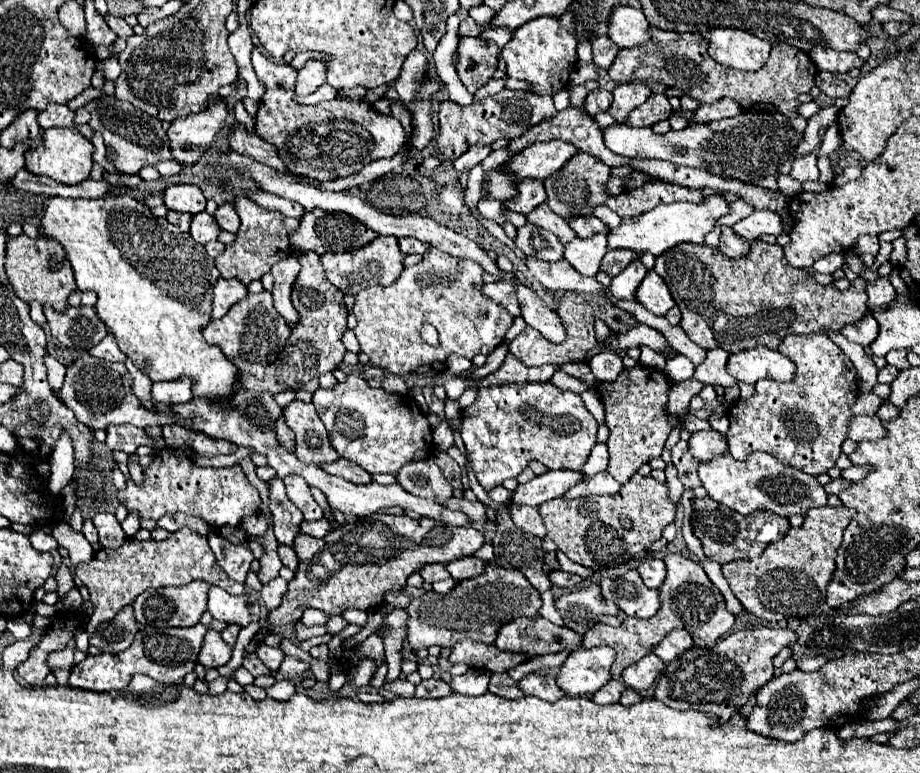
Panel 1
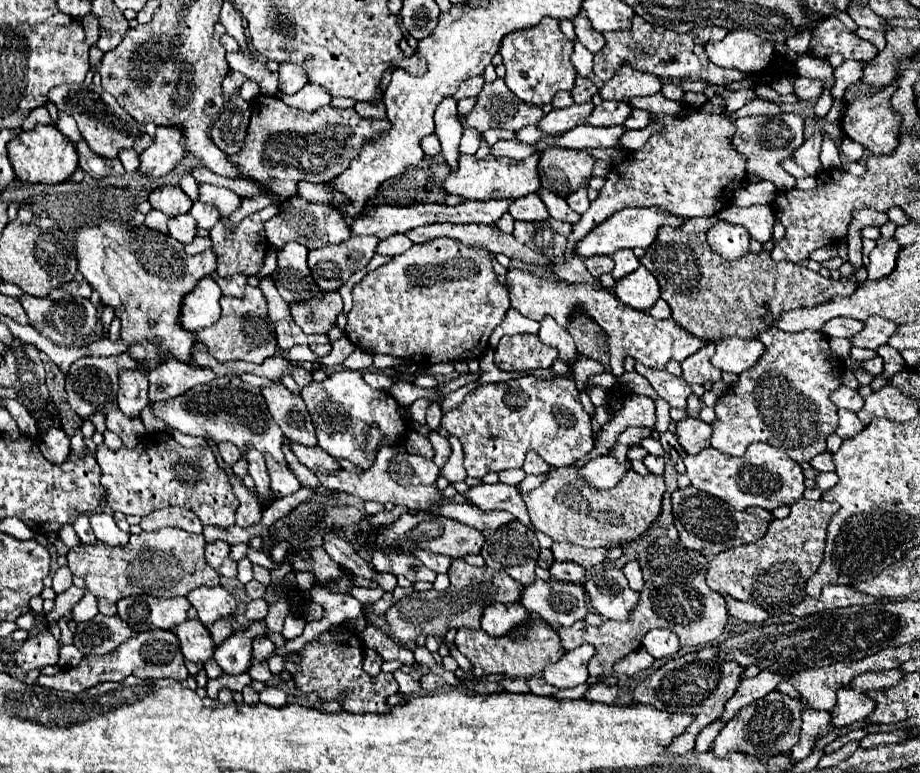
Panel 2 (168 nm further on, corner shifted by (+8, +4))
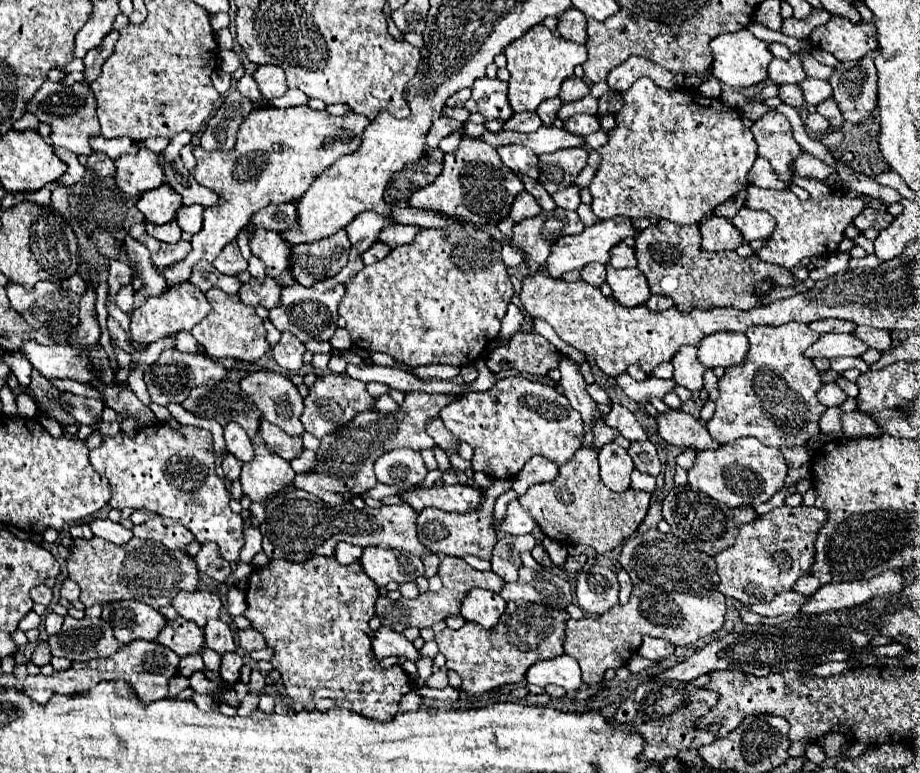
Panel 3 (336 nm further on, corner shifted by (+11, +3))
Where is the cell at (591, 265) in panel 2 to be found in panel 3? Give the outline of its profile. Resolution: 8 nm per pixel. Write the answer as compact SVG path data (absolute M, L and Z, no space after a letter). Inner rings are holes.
M589 263L589 265L585 265L581 269L581 279L587 281L587 283L591 283L591 285L595 285L595 287L603 285L605 283L605 265L601 265L601 263Z

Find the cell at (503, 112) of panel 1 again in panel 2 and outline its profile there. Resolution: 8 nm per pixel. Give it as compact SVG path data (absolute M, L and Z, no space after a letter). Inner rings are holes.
M502 78L492 84L484 84L478 94L478 102L474 110L466 116L458 116L464 130L476 130L478 134L488 128L502 128L516 132L528 124L536 124L542 120L544 112L536 104L526 104L514 96Z

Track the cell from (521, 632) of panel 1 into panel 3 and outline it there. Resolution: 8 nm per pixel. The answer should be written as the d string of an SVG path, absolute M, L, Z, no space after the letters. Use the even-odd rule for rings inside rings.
M471 589L461 605L461 615L467 621L479 623L485 629L495 627L495 621L499 621L499 615L505 609L505 601L487 589Z

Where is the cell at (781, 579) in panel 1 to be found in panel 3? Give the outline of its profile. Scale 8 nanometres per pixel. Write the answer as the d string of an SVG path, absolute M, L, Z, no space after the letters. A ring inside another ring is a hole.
M779 507L761 515L753 523L741 525L735 543L715 555L717 571L721 577L719 591L735 601L753 605L771 601L771 597L791 589L795 581L811 567L815 557L813 541L819 527L825 523L827 513L817 507Z

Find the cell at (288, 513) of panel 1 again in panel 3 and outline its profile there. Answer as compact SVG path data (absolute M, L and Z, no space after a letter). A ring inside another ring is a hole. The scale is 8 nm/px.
M227 423L223 427L223 433L225 433L225 443L227 443L227 451L233 453L237 459L241 459L243 463L251 461L253 457L253 445L245 433L243 427L239 427L237 423Z

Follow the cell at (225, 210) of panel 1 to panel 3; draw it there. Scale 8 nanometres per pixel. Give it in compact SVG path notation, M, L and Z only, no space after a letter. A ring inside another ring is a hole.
M189 205L189 207L181 207L175 215L175 221L179 223L179 227L183 231L189 233L199 233L201 225L203 225L203 209L201 205Z

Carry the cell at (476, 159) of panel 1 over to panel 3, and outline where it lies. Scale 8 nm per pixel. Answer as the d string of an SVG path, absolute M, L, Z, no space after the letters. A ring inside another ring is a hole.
M523 111L523 113L515 113L507 123L505 129L507 131L535 131L541 125L541 119L537 113L531 111Z

